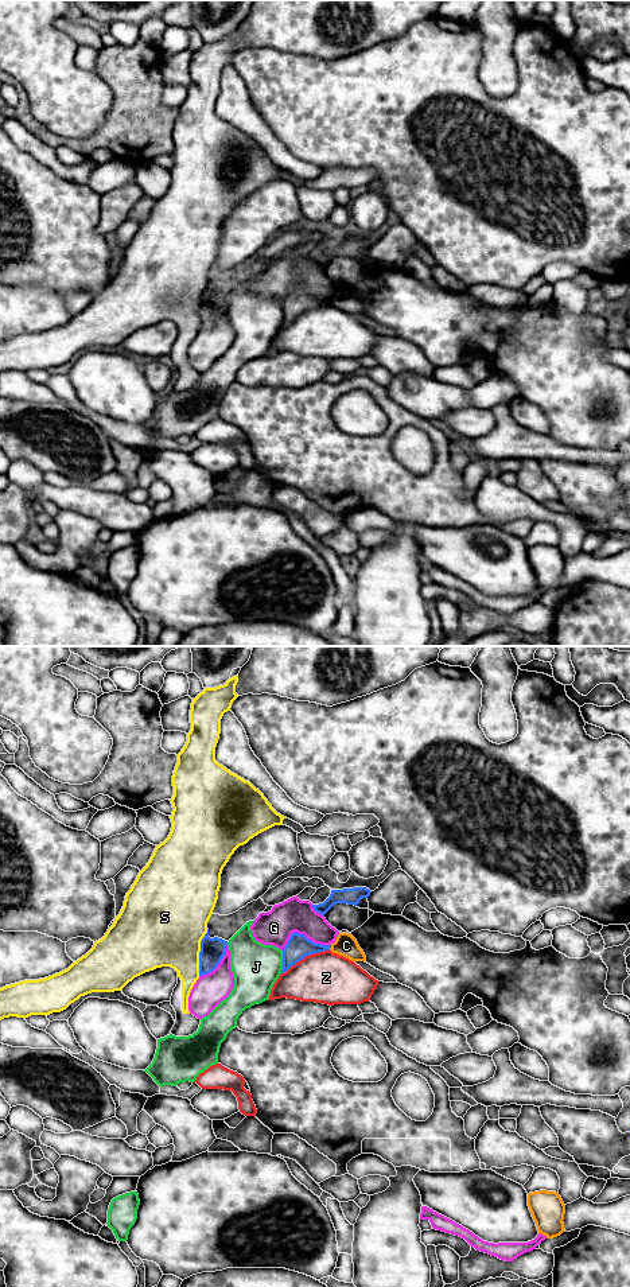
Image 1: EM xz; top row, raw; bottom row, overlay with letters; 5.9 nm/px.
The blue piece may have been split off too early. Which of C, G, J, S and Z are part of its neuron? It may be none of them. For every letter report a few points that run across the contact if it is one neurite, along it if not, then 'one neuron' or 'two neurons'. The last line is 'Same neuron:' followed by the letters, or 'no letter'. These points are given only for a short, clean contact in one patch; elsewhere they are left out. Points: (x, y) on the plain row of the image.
C: two neurons
G: two neurons
J: two neurons
S: two neurons
Z: two neurons
Same neuron: no letter

